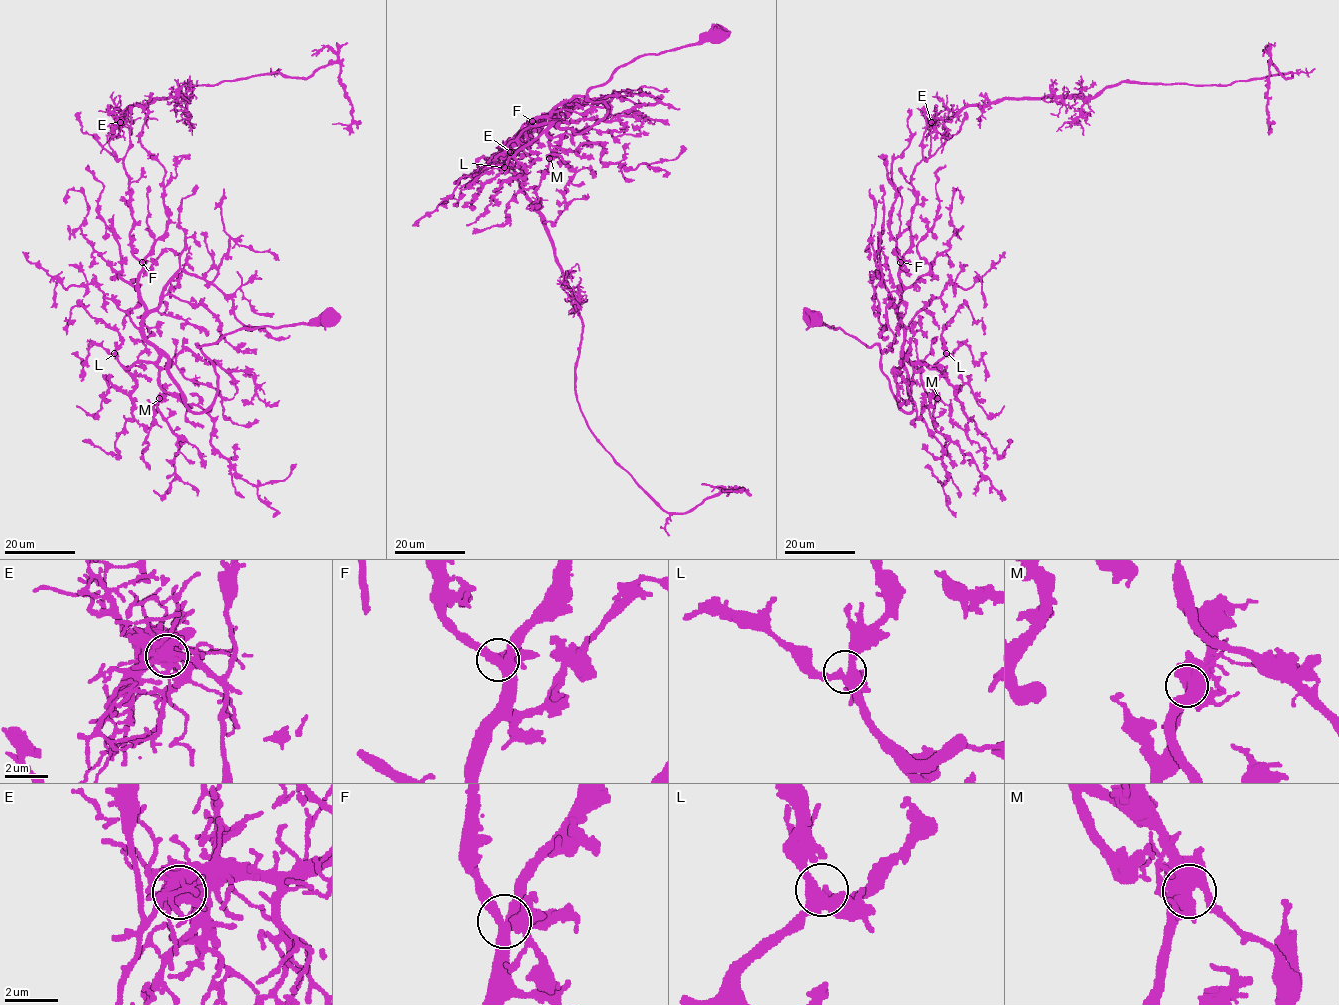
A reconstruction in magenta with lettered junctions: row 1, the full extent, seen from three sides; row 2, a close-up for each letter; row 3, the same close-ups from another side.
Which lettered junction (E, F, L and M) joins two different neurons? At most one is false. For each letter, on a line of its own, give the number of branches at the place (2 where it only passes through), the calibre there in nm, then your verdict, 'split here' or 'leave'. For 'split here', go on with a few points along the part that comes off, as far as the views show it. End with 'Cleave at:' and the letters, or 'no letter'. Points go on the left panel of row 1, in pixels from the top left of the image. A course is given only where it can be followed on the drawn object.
E: 5 branches meet; 550 nm thick; split here; foreign part runs (120, 121), (132, 106), (187, 98), (189, 82), (306, 78), (338, 63), (352, 122), (332, 123)
F: 4 branches meet; 440 nm thick; leave
L: 5 branches meet; 440 nm thick; leave
M: 5 branches meet; 500 nm thick; leave
Cleave at: E

